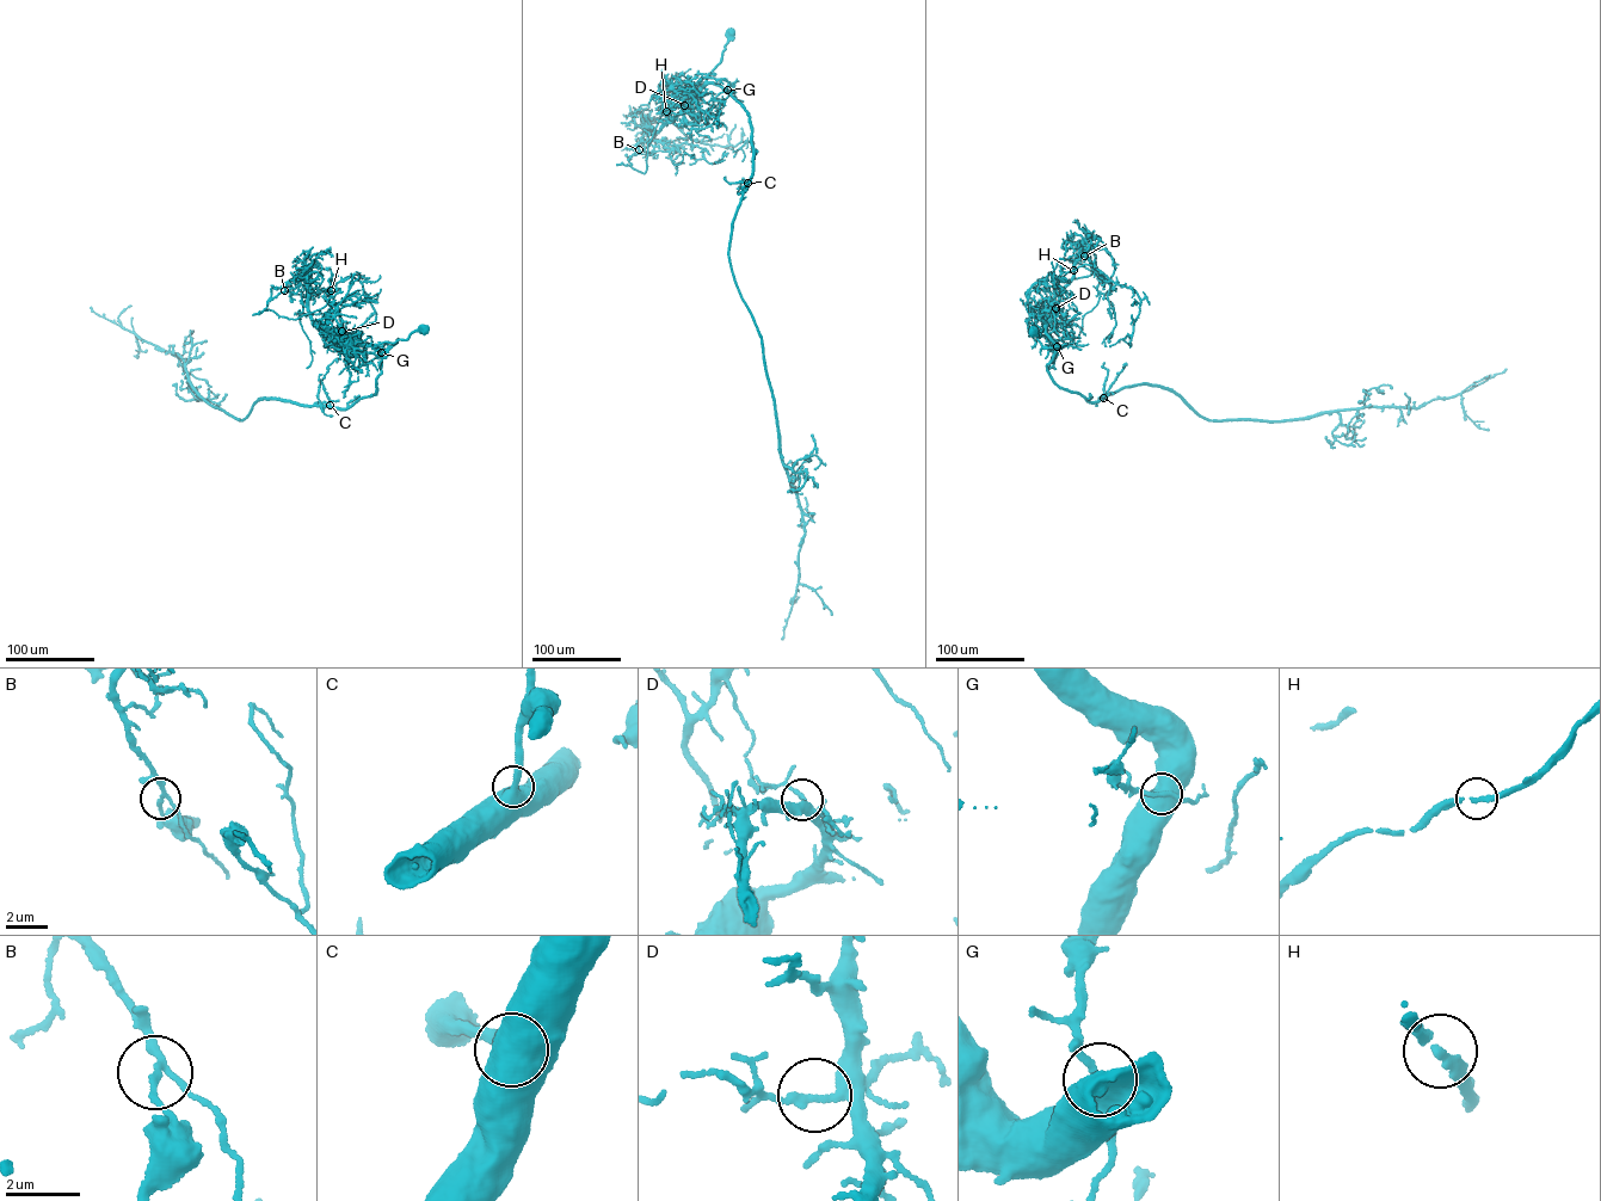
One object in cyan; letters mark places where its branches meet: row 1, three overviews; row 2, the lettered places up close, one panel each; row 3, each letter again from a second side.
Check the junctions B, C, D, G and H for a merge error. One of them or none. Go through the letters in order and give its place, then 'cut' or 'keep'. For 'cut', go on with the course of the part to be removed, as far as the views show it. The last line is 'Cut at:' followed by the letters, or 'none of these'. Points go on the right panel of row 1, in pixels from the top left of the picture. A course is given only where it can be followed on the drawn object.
B: at (1084, 256); cut; foreign part runs (1084, 256), (1079, 263), (1093, 273), (1063, 279), (1091, 265), (1140, 301), (1132, 334), (1110, 346)
C: at (1103, 398); keep
D: at (1055, 308); keep
G: at (1057, 346); keep
H: at (1073, 270); keep
Cut at: B

